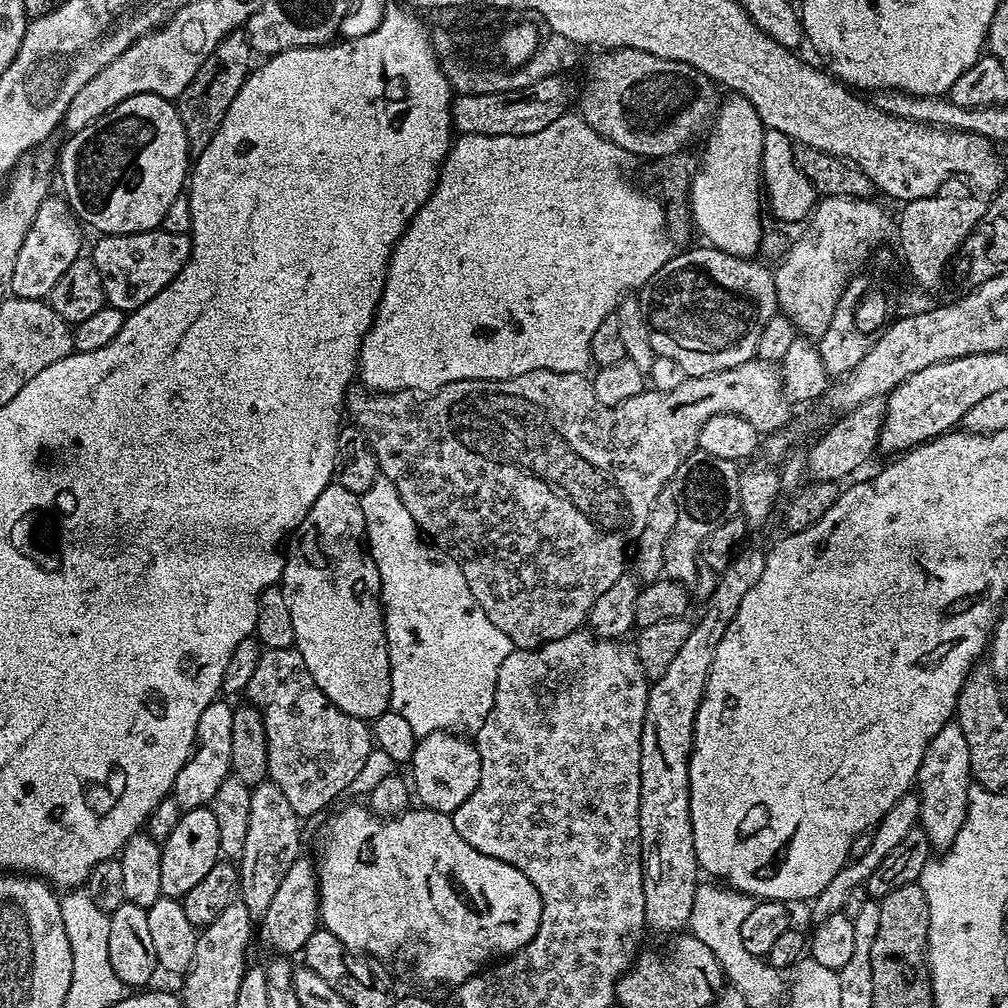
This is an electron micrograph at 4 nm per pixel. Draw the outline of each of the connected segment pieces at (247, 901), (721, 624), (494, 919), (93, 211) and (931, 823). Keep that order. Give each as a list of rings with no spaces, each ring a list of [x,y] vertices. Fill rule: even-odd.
[[[263,782],[250,791],[250,830],[246,830],[246,847],[238,858],[241,902],[253,916],[261,916],[270,906],[282,878],[282,870],[299,859],[301,817],[277,784]]]
[[[745,547],[737,551],[726,570],[719,573],[716,581],[716,589],[708,595],[703,605],[704,613],[697,619],[690,630],[690,638],[682,642],[678,654],[666,666],[666,674],[662,678],[651,681],[648,689],[648,701],[646,702],[646,714],[642,726],[642,754],[640,755],[640,805],[638,806],[638,826],[640,827],[640,857],[642,858],[642,870],[644,871],[644,923],[649,929],[656,932],[679,933],[688,928],[688,919],[694,906],[696,897],[696,885],[698,883],[698,865],[696,863],[696,851],[694,850],[694,834],[690,822],[690,770],[688,759],[692,753],[692,735],[694,734],[694,722],[698,714],[698,706],[704,697],[704,691],[708,685],[710,666],[714,662],[714,654],[718,650],[718,642],[722,642],[722,634],[732,621],[732,613],[742,606],[742,598],[750,594],[754,582],[762,578],[764,569],[763,551],[756,548]]]
[[[352,804],[352,805],[350,805],[350,806],[349,806],[349,808],[344,808],[344,809],[342,809],[342,810],[341,810],[341,812],[340,812],[340,813],[338,813],[338,814],[337,814],[337,816],[332,816],[332,817],[330,817],[330,818],[329,818],[329,820],[328,820],[328,825],[326,825],[326,826],[325,826],[325,828],[324,828],[324,853],[322,853],[322,854],[321,854],[321,856],[320,856],[320,860],[319,860],[319,859],[318,859],[318,883],[319,883],[319,886],[320,886],[320,918],[319,918],[319,923],[320,923],[320,924],[321,924],[321,925],[322,925],[322,926],[323,926],[323,927],[324,927],[324,928],[325,928],[325,930],[326,930],[326,931],[327,931],[327,932],[329,932],[329,933],[330,933],[330,934],[334,934],[334,938],[338,938],[338,942],[342,942],[342,943],[343,943],[343,944],[344,944],[344,947],[345,947],[345,949],[347,949],[347,951],[348,951],[348,952],[349,952],[349,953],[352,953],[352,954],[357,954],[357,953],[356,953],[356,952],[365,952],[365,953],[364,953],[364,954],[363,954],[363,955],[364,955],[364,956],[365,956],[365,957],[368,957],[368,958],[371,958],[371,959],[373,959],[373,960],[375,960],[375,961],[377,961],[377,962],[389,962],[389,961],[388,961],[388,960],[396,960],[396,959],[400,959],[400,960],[409,960],[409,962],[410,962],[410,963],[412,963],[412,972],[413,972],[413,974],[414,974],[414,975],[416,975],[416,976],[417,976],[417,978],[418,978],[418,979],[420,979],[420,980],[421,980],[421,982],[422,982],[422,983],[424,983],[424,984],[452,984],[452,986],[458,986],[458,985],[459,985],[459,984],[461,984],[461,983],[462,983],[462,982],[466,982],[466,981],[467,981],[467,980],[468,980],[468,979],[470,979],[470,978],[471,978],[471,977],[472,977],[472,976],[474,976],[474,975],[477,975],[477,973],[479,973],[479,972],[480,972],[480,971],[481,971],[481,970],[484,970],[484,969],[487,969],[487,968],[488,968],[488,967],[489,967],[489,965],[491,965],[491,964],[492,964],[492,963],[493,963],[493,962],[499,962],[499,961],[501,961],[501,960],[503,960],[503,959],[505,959],[505,958],[507,958],[507,957],[509,957],[509,956],[514,956],[514,955],[515,955],[515,954],[516,954],[516,951],[517,951],[517,950],[519,950],[519,948],[524,948],[524,947],[526,947],[526,945],[527,945],[527,944],[529,944],[529,942],[530,942],[530,941],[531,941],[531,940],[532,940],[532,939],[533,939],[533,938],[534,938],[534,934],[538,934],[538,926],[539,926],[539,925],[540,925],[540,919],[541,919],[541,918],[542,918],[542,898],[541,898],[541,897],[540,897],[540,895],[539,895],[539,894],[538,894],[538,890],[537,890],[537,889],[536,889],[536,887],[535,887],[535,886],[534,886],[534,882],[530,882],[530,878],[526,878],[526,874],[522,874],[522,870],[518,870],[518,869],[517,869],[517,868],[515,868],[515,867],[514,867],[514,866],[510,866],[510,865],[509,865],[509,864],[507,864],[507,863],[506,863],[506,862],[502,862],[502,861],[501,861],[501,860],[499,860],[499,859],[498,859],[498,858],[490,858],[490,854],[482,854],[482,850],[474,850],[474,846],[470,846],[470,842],[466,842],[466,838],[462,838],[462,834],[458,834],[458,830],[454,830],[454,822],[453,822],[453,821],[452,821],[452,817],[451,817],[451,815],[449,815],[449,813],[447,813],[447,812],[435,812],[435,811],[434,811],[434,810],[430,810],[430,809],[429,809],[429,808],[425,808],[425,807],[423,807],[423,806],[416,806],[416,809],[414,809],[414,808],[415,808],[415,807],[413,807],[413,808],[412,808],[412,809],[411,809],[411,810],[405,810],[405,811],[403,811],[403,812],[401,812],[401,813],[400,813],[400,815],[397,815],[397,816],[393,816],[393,817],[391,817],[391,818],[381,818],[381,817],[379,817],[379,816],[377,816],[377,815],[376,815],[376,814],[375,814],[375,813],[373,813],[373,812],[372,812],[372,811],[371,811],[371,809],[370,809],[370,808],[369,808],[369,807],[368,807],[368,806],[362,806],[362,808],[359,808],[359,806],[358,806],[358,805],[356,805],[356,804]]]
[[[153,92],[134,94],[90,126],[71,133],[67,138],[64,149],[58,152],[58,180],[64,183],[63,199],[76,213],[77,220],[87,227],[89,224],[97,228],[97,233],[109,236],[154,232],[164,224],[170,202],[185,191],[190,176],[186,130],[173,101]]]
[[[955,722],[944,724],[926,746],[915,783],[920,798],[919,827],[923,828],[933,849],[947,850],[958,830],[962,830],[962,822],[968,813],[968,790],[973,784],[966,734],[962,734],[960,725]]]

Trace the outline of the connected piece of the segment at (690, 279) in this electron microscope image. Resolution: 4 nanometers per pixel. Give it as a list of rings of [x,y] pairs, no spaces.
[[[711,246],[692,248],[689,252],[677,251],[648,279],[638,299],[644,308],[648,323],[650,346],[657,356],[670,358],[682,366],[685,377],[705,376],[718,370],[728,370],[756,356],[758,338],[766,330],[766,322],[777,315],[776,287],[771,267],[759,264],[759,259],[726,254]]]

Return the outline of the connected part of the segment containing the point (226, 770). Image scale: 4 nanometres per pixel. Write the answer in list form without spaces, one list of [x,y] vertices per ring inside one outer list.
[[[217,700],[202,712],[196,727],[197,743],[192,756],[175,778],[172,797],[183,811],[211,805],[214,794],[231,773],[230,751],[232,741],[233,707]]]

